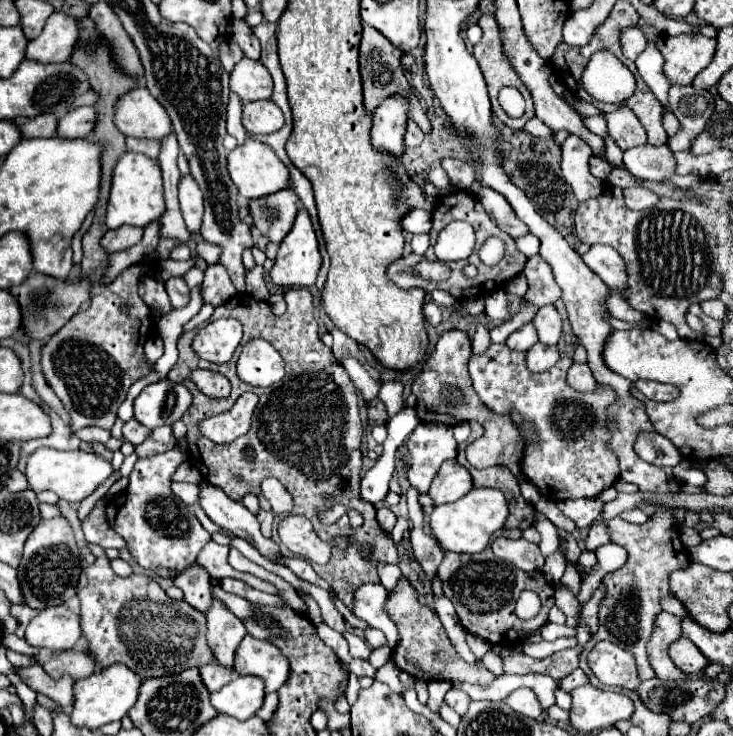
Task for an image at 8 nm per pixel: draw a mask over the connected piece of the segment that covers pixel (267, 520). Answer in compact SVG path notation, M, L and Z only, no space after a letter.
M261 510L259 514L257 514L257 520L259 520L259 524L261 524L261 532L263 532L263 536L265 538L271 538L271 524L273 524L273 512L265 512L265 510Z

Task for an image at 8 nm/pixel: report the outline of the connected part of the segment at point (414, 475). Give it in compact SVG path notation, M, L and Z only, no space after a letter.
M419 424L407 440L409 462L409 482L427 494L433 476L439 466L457 456L457 442L453 438L453 428L443 424Z

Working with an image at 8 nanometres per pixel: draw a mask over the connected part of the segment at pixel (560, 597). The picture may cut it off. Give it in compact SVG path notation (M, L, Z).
M563 584L557 586L555 598L557 598L557 608L567 616L567 626L575 628L575 624L577 624L577 612L579 612L577 598L571 596L571 592L567 592L567 586L563 586Z

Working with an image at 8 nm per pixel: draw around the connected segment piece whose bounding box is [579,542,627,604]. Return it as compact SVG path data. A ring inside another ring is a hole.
M613 542L605 544L605 546L599 546L599 548L595 550L595 554L597 554L599 564L597 564L597 568L589 574L587 582L583 582L583 586L581 586L581 594L579 594L581 604L585 604L585 602L591 598L593 588L597 588L597 586L601 584L601 580L603 580L603 576L605 576L607 572L619 570L619 568L625 564L625 560L627 560L625 548L621 548L619 544L613 544Z

